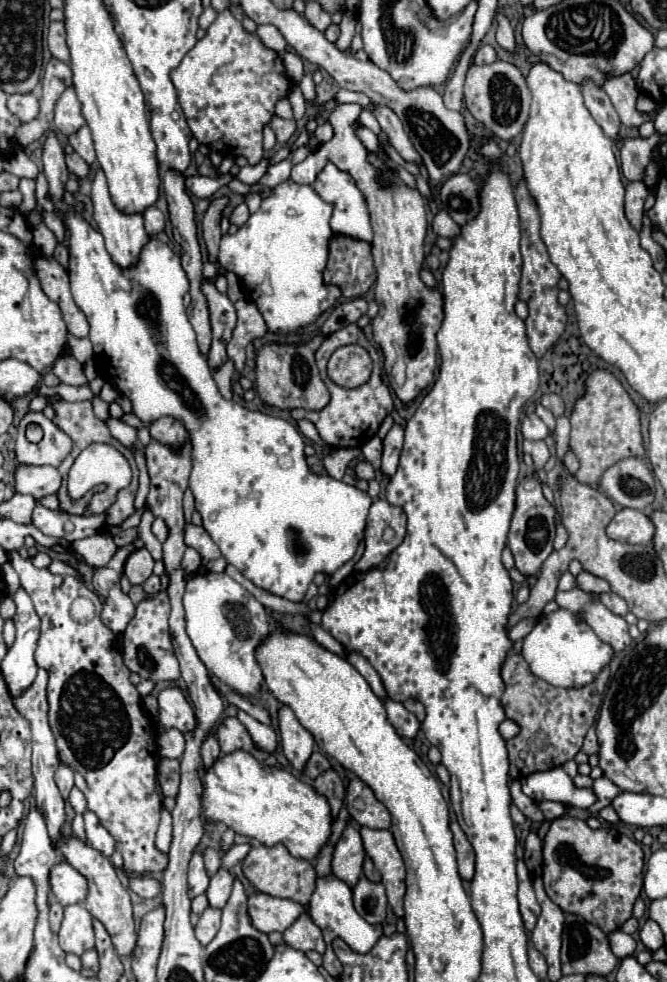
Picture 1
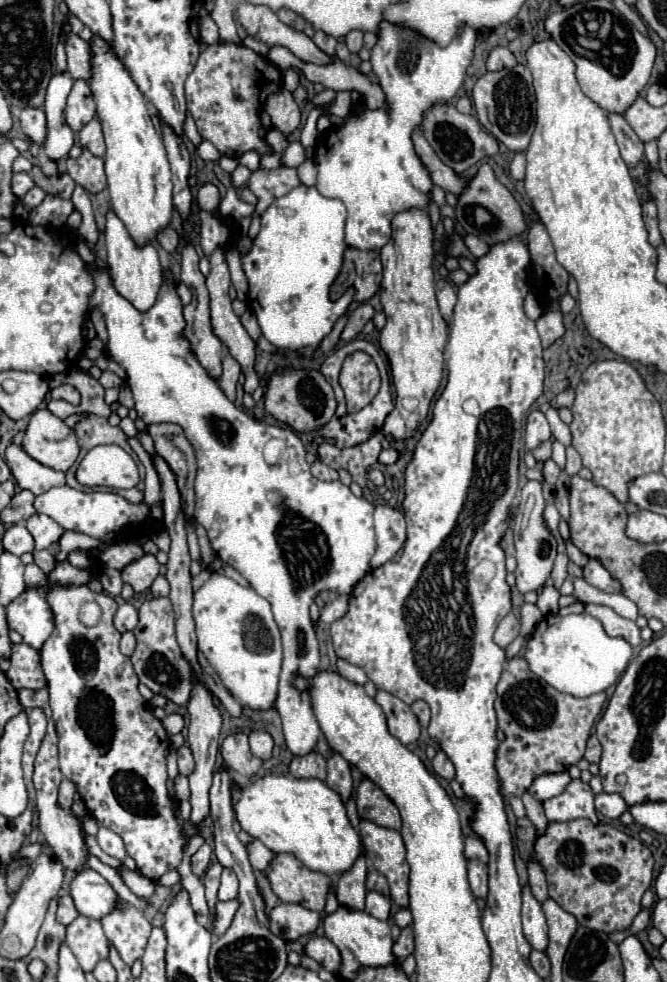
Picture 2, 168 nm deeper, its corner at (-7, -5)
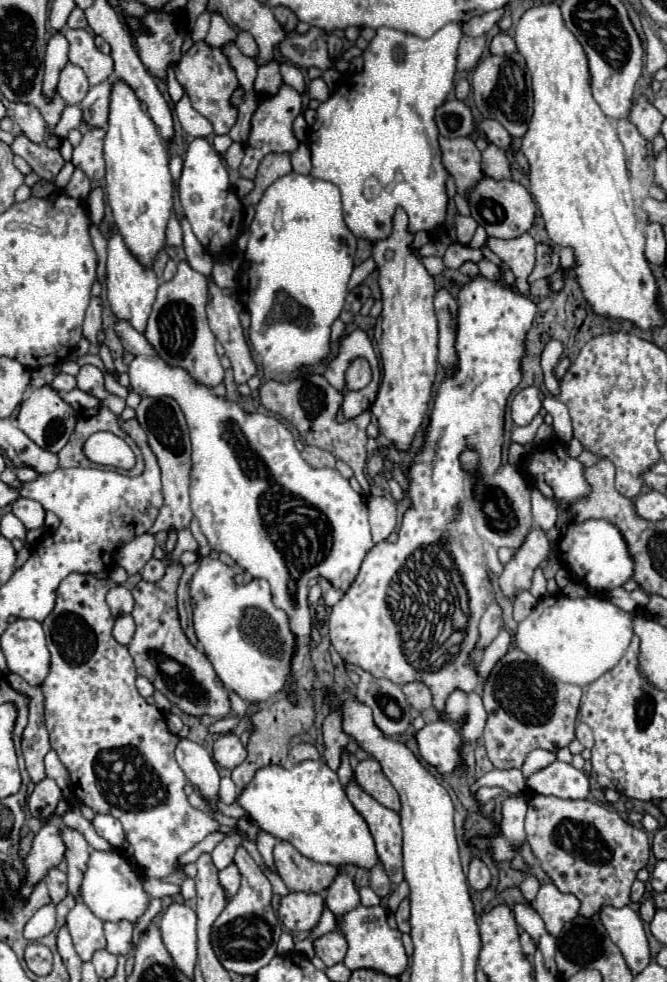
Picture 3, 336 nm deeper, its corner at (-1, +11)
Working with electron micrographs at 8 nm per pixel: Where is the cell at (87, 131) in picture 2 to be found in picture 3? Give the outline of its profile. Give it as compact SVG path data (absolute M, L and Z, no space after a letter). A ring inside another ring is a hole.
M103 82L97 86L91 86L83 102L79 104L83 112L83 120L93 128L105 128L109 118L109 94L111 94L111 82Z

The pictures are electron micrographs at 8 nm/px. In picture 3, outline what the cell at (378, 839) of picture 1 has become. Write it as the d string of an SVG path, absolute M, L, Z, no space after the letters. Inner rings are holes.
M355 780L345 788L347 798L355 806L355 810L369 824L371 836L375 840L377 856L393 884L403 882L403 866L401 866L401 824L399 814L381 806L369 794L365 794Z

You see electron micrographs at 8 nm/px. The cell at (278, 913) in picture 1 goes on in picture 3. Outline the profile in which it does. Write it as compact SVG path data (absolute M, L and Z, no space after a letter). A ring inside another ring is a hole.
M289 892L281 898L277 916L287 930L311 930L319 922L323 900L325 898L321 894Z

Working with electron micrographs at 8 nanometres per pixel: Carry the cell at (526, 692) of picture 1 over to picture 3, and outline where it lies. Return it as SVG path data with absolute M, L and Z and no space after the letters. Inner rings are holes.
M511 648L483 680L481 696L489 714L483 744L491 764L499 770L521 768L527 754L535 748L553 750L575 740L575 720L583 690L573 684L557 682L539 668L525 652Z

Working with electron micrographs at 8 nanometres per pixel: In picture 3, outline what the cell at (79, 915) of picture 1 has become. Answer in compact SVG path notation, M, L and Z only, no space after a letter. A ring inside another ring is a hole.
M81 900L67 914L67 928L81 960L91 960L95 950L105 948L103 922Z

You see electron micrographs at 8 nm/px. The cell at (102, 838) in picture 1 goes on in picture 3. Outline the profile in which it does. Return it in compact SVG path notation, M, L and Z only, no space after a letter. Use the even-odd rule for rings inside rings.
M95 814L93 818L93 826L97 830L99 836L103 836L113 848L119 848L125 840L125 834L123 834L123 828L121 828L121 822L109 814Z

